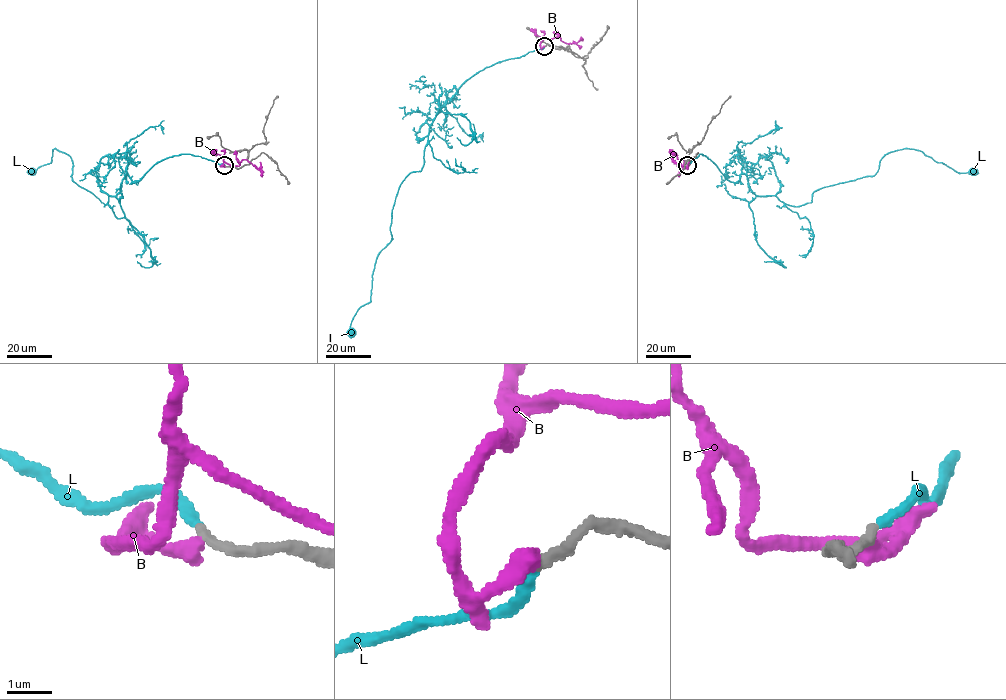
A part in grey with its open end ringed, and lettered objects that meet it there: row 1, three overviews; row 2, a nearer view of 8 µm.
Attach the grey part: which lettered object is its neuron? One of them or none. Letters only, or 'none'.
L

